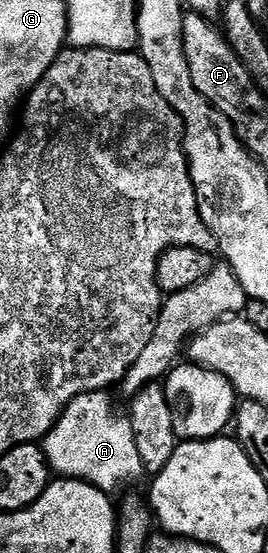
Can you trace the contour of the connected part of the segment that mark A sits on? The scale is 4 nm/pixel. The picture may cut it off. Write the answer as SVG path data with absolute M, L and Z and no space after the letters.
M109 391L89 392L77 396L62 412L62 417L54 424L54 429L46 435L44 451L46 461L59 477L72 480L84 480L88 484L107 494L115 494L125 484L130 484L144 469L140 462L140 450L136 450L136 434L132 434L132 426L125 411L118 412Z

